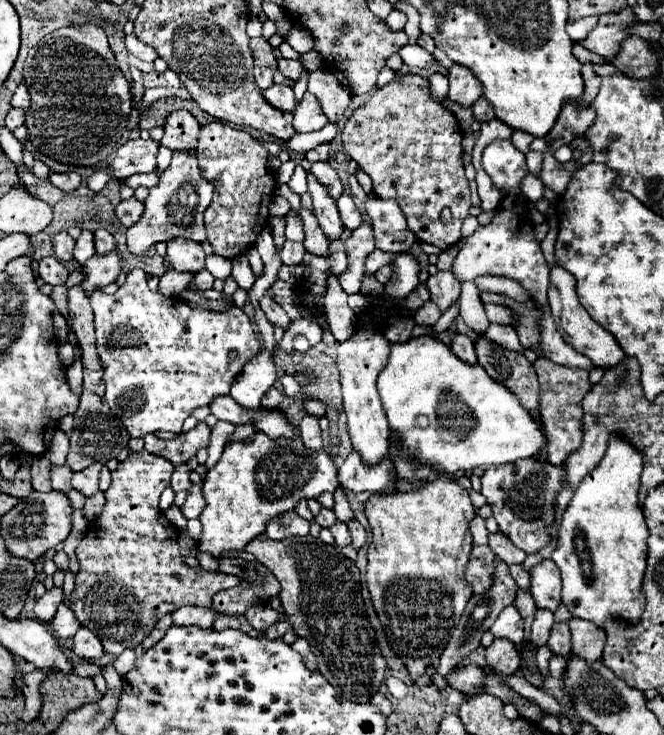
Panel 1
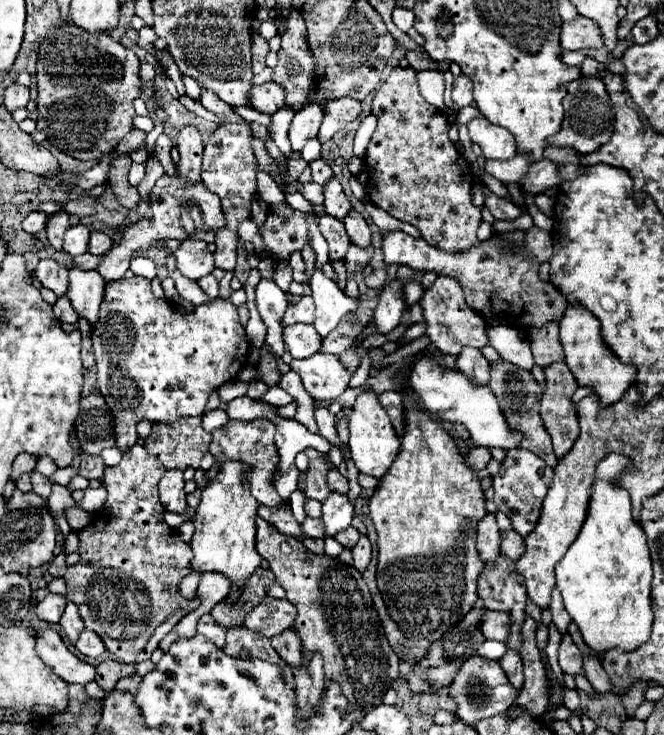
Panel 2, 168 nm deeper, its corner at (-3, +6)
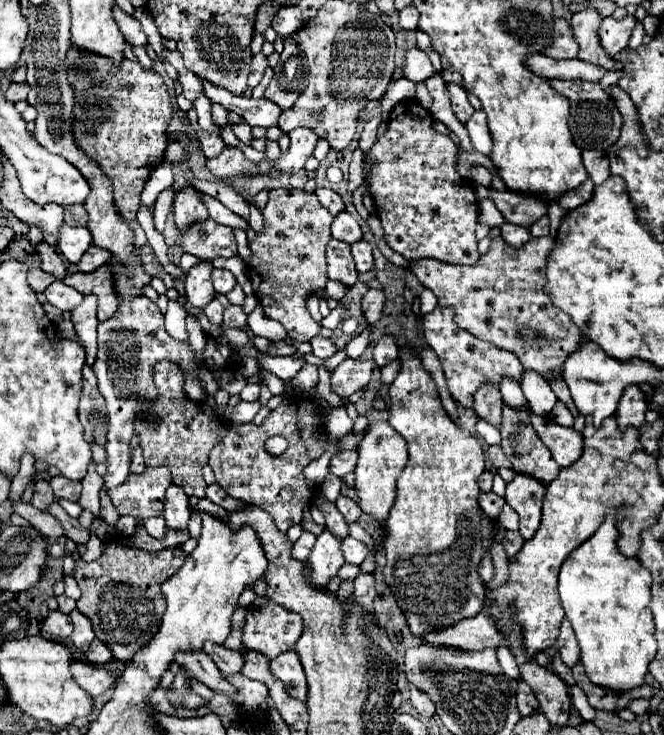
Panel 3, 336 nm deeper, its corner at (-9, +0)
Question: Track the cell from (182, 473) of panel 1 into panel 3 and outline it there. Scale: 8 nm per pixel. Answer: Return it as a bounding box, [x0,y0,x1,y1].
[163,485,189,531]

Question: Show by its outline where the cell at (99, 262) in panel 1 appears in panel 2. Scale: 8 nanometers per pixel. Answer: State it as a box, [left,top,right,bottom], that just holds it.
[67,267,105,325]

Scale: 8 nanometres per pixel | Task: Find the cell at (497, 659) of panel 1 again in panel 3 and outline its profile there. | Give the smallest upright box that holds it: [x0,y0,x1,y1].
[517,679,539,717]

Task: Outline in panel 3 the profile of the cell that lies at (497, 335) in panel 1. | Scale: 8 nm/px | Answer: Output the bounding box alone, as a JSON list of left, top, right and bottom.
[521,371,557,415]

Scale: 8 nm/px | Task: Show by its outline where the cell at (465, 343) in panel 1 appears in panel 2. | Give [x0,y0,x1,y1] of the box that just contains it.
[457,347,489,383]

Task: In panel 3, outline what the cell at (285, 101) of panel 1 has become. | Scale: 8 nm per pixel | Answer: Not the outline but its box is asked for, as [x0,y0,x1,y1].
[201,81,281,127]

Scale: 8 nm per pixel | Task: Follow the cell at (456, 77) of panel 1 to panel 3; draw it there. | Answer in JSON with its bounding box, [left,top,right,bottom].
[447,83,473,125]

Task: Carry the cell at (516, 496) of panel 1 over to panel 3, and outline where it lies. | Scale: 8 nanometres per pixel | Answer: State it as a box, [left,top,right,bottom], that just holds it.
[505,475,545,539]

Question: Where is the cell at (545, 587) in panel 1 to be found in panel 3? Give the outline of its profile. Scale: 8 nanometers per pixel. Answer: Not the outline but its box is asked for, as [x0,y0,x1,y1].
[557,619,579,667]

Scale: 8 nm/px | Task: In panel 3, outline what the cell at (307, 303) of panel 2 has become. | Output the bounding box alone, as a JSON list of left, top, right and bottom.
[243,187,331,343]

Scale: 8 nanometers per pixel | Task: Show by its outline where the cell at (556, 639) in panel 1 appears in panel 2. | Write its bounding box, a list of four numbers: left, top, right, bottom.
[559,633,583,675]

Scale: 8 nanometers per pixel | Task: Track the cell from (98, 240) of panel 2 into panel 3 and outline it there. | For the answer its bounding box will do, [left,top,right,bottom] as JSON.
[77,245,109,273]

